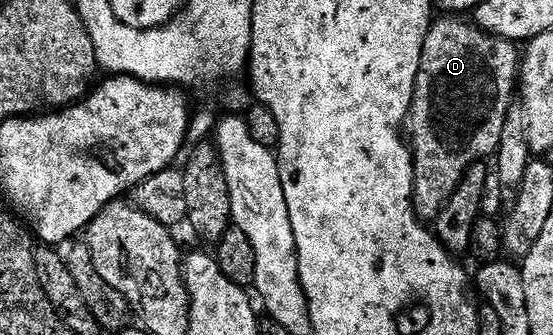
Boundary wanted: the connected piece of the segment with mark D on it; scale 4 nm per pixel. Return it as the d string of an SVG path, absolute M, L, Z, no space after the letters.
M463 18L443 19L447 20L436 19L427 31L409 113L409 147L415 162L415 215L423 222L438 218L469 166L486 161L499 151L501 130L505 130L514 101L511 99L517 96L517 81L521 76L521 52L515 49L516 41L482 32L475 23L466 24Z

